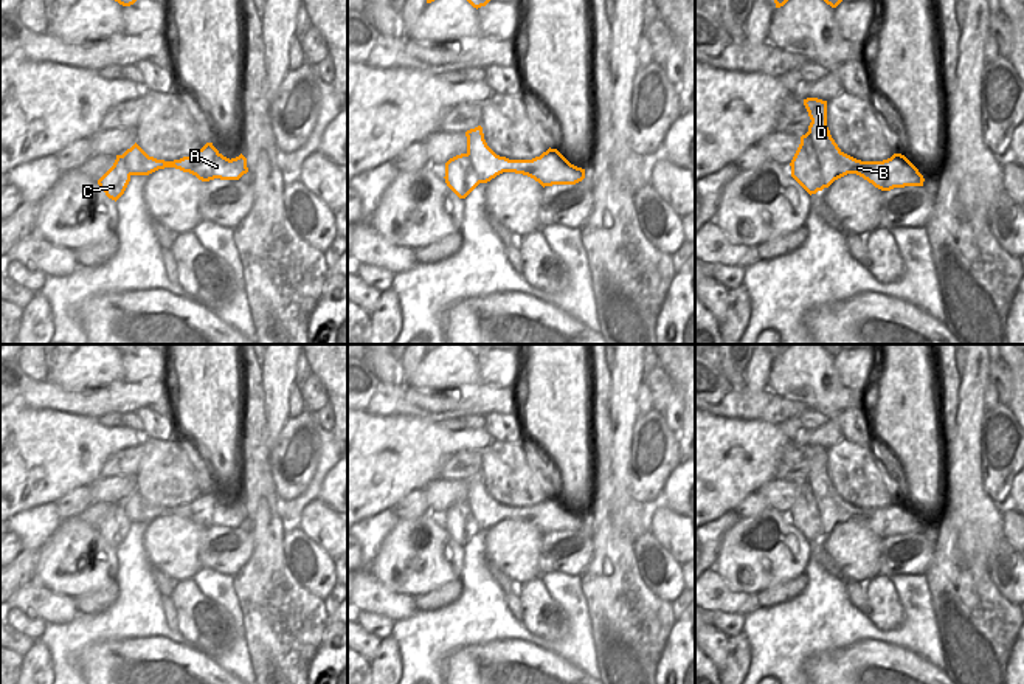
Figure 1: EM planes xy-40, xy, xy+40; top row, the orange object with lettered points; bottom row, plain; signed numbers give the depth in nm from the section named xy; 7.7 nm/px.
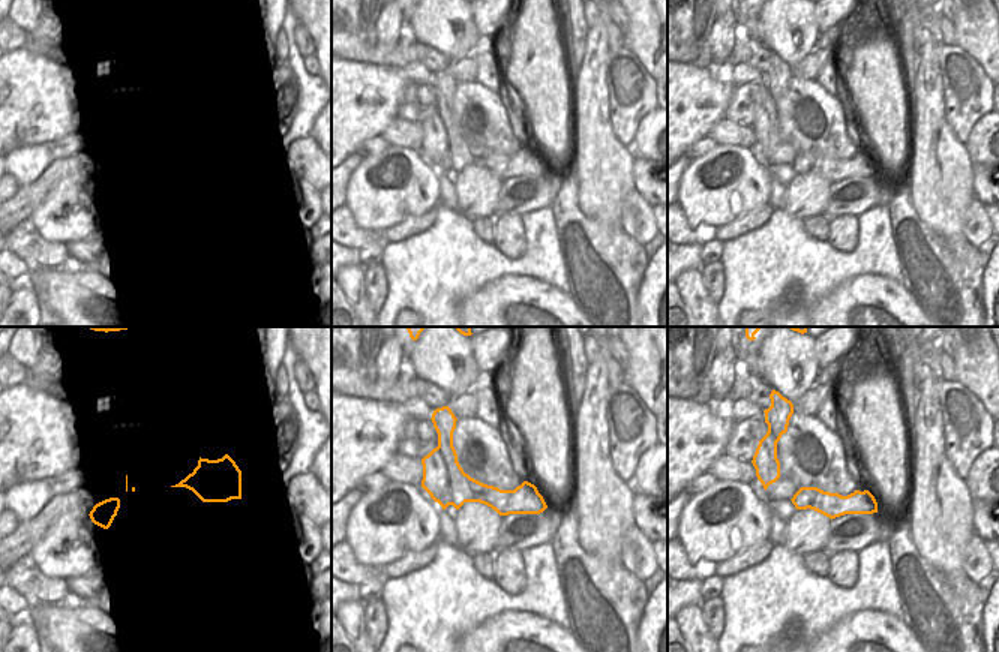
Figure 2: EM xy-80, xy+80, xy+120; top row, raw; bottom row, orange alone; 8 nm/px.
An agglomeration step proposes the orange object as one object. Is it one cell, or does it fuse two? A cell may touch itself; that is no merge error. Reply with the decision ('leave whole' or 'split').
split

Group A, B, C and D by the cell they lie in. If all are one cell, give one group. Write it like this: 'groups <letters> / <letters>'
groups A B D / C

